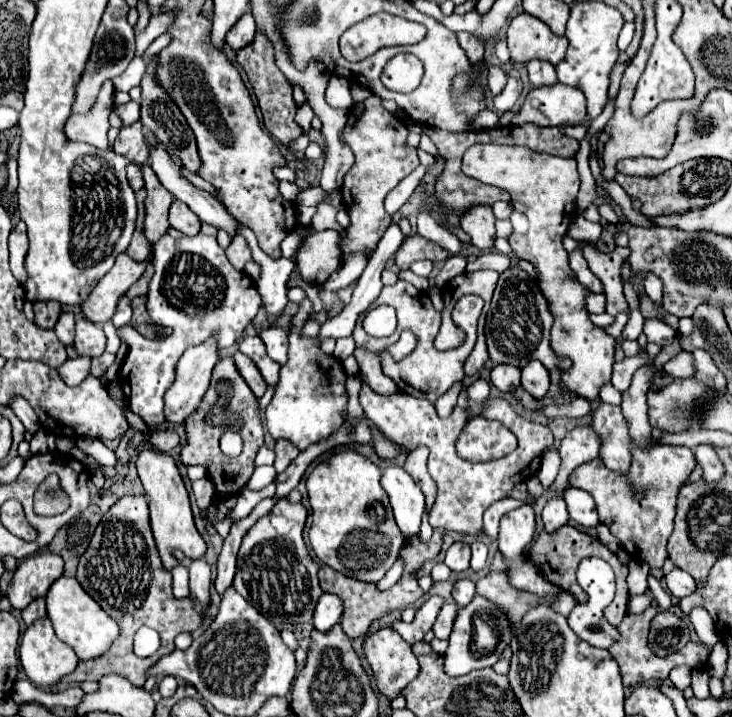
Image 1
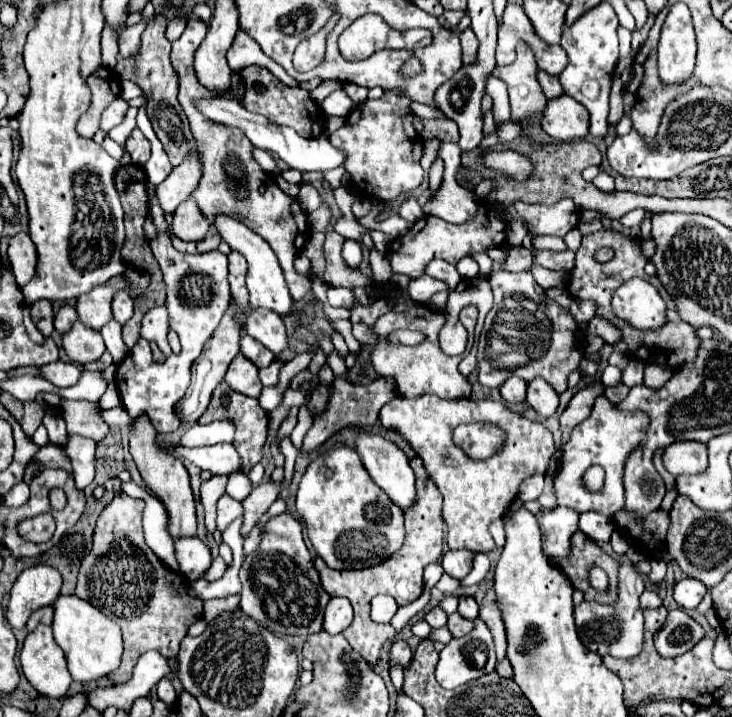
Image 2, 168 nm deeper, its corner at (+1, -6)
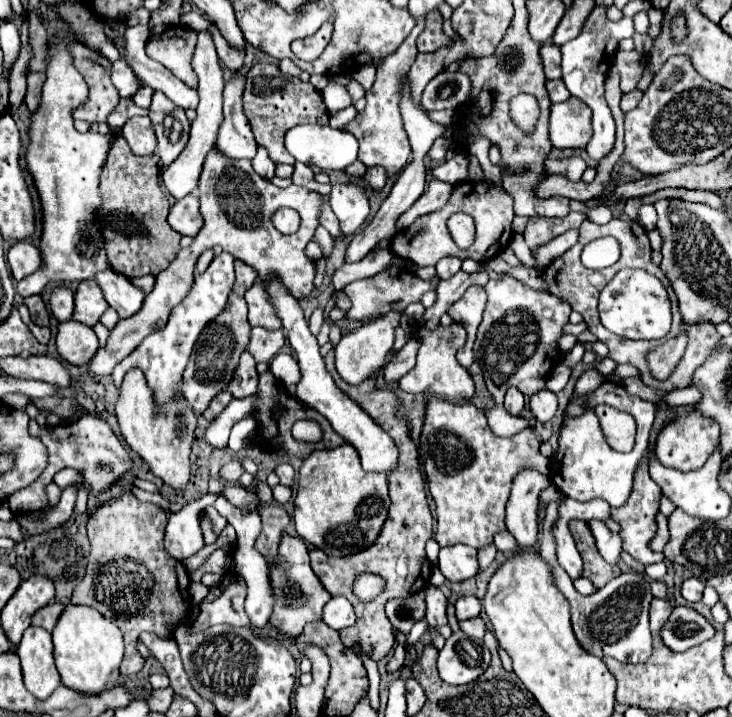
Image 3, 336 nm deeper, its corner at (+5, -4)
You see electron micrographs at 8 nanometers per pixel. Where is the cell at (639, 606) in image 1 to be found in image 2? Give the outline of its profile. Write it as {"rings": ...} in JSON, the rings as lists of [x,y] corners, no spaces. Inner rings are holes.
{"rings":[[[646,590],[642,594],[642,598],[640,598],[640,604],[642,604],[642,610],[646,610],[646,608],[660,608],[662,606],[662,598],[654,590]]]}

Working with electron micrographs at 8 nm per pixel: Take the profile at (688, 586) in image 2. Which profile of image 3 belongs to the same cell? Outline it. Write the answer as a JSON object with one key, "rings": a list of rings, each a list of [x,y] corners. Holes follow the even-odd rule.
{"rings":[[[688,578],[688,580],[684,580],[680,592],[686,602],[700,602],[702,590],[704,590],[704,584],[698,578]]]}

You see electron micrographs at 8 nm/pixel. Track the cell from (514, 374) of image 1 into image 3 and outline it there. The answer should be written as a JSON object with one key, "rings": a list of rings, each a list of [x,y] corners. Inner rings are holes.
{"rings":[[[508,388],[506,398],[504,398],[504,408],[512,414],[512,416],[520,416],[522,408],[524,408],[524,396],[518,388]]]}

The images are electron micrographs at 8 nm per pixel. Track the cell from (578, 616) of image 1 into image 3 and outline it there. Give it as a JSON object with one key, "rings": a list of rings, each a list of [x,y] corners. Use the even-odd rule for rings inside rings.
{"rings":[[[551,501],[546,506],[546,518],[542,522],[542,536],[540,536],[540,554],[542,558],[552,566],[556,586],[562,590],[562,594],[570,602],[570,614],[572,614],[572,628],[574,634],[580,642],[580,646],[598,658],[602,656],[612,656],[620,662],[644,662],[652,654],[652,636],[648,628],[648,606],[652,600],[650,594],[650,582],[648,578],[644,580],[642,574],[630,572],[630,574],[620,574],[612,578],[604,588],[590,596],[582,596],[574,590],[570,576],[556,564],[556,550],[554,550],[554,538],[550,534],[550,526],[556,520],[556,510],[558,501]]]}

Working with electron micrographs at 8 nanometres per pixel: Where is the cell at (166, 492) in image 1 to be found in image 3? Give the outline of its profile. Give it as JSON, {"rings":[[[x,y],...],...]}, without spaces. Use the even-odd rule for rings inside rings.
{"rings":[[[134,368],[124,376],[120,396],[116,402],[116,416],[120,424],[120,432],[124,442],[132,452],[136,452],[152,470],[154,476],[158,476],[164,484],[170,488],[182,490],[190,482],[190,446],[194,440],[194,430],[196,430],[196,416],[194,410],[186,404],[184,398],[180,398],[180,404],[172,404],[170,410],[162,416],[154,416],[154,398],[152,390],[146,384],[144,374]]]}

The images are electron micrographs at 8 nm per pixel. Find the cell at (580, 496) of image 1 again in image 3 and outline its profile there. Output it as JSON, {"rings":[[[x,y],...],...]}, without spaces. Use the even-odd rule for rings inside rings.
{"rings":[[[590,520],[588,526],[592,530],[592,536],[596,540],[596,546],[598,546],[598,552],[602,554],[602,558],[610,564],[616,564],[620,558],[620,552],[622,552],[622,538],[618,534],[610,532],[608,526],[600,520]]]}

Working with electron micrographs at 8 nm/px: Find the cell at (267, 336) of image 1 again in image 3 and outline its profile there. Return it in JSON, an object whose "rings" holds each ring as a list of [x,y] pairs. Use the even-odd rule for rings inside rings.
{"rings":[[[254,284],[246,292],[248,304],[248,322],[250,326],[260,326],[264,330],[278,330],[280,320],[274,314],[274,308],[268,304],[268,296],[260,284]]]}

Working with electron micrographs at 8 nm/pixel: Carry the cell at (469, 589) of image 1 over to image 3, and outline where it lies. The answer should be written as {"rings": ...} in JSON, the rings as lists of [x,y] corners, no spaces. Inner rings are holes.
{"rings":[[[460,596],[456,602],[456,618],[458,620],[468,620],[468,618],[476,618],[480,614],[480,600],[476,596]]]}

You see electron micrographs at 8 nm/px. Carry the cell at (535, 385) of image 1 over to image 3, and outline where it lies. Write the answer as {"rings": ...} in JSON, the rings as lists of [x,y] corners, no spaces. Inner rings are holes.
{"rings":[[[540,390],[530,396],[530,410],[538,422],[548,422],[556,414],[558,400],[556,394],[550,390]]]}

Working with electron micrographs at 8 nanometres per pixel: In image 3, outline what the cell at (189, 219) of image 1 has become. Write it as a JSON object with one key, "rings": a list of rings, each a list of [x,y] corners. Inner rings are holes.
{"rings":[[[188,194],[182,200],[178,200],[168,214],[168,224],[180,232],[182,236],[196,236],[202,228],[202,216],[198,210],[198,198]]]}

